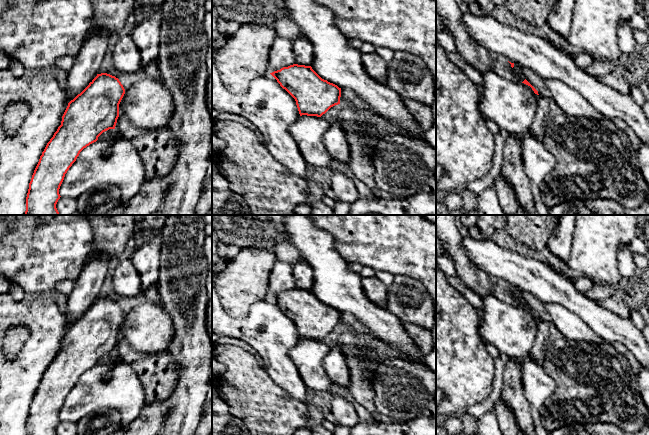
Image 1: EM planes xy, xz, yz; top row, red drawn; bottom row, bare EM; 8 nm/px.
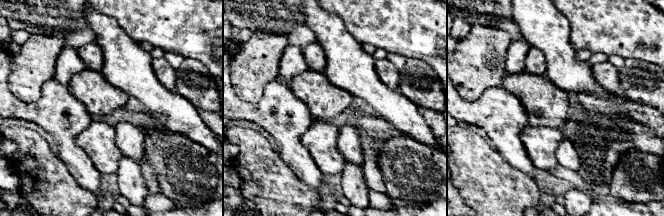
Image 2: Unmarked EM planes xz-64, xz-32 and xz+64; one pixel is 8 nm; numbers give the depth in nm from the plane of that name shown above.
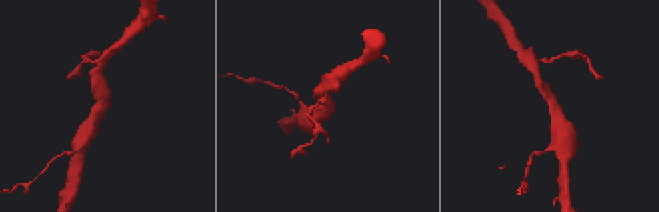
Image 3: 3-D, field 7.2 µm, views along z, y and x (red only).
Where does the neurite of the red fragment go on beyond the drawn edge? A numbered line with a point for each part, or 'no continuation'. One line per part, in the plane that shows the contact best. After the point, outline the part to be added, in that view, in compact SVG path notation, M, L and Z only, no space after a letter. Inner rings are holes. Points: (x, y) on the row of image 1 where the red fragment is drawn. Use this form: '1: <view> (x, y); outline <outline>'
no continuation

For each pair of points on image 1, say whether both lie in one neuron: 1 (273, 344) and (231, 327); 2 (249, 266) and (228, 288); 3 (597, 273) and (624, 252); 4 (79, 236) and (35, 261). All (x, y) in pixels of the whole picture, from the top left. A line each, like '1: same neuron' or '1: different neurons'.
1: same neuron
2: same neuron
3: different neurons
4: same neuron

